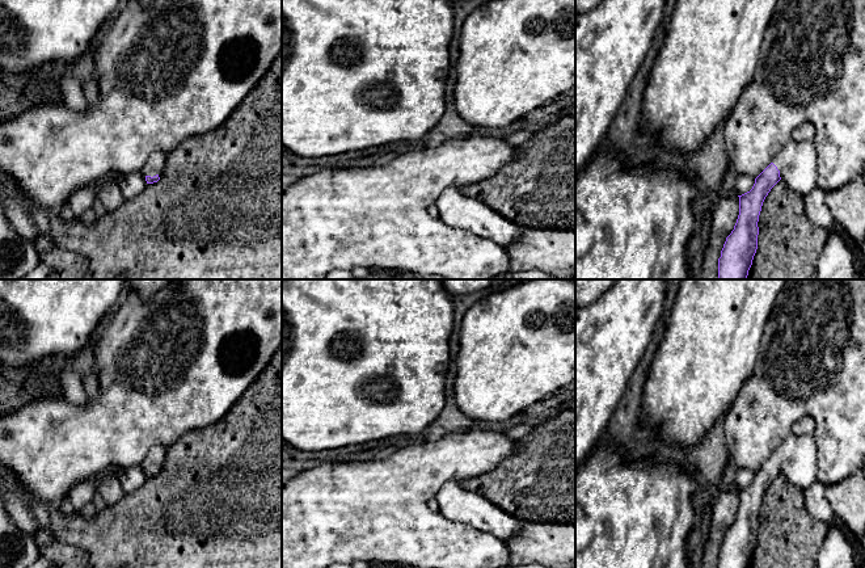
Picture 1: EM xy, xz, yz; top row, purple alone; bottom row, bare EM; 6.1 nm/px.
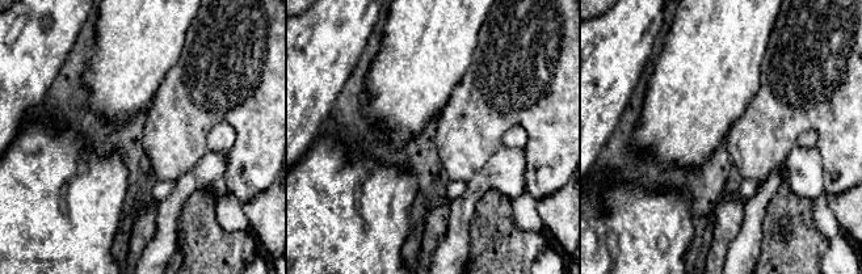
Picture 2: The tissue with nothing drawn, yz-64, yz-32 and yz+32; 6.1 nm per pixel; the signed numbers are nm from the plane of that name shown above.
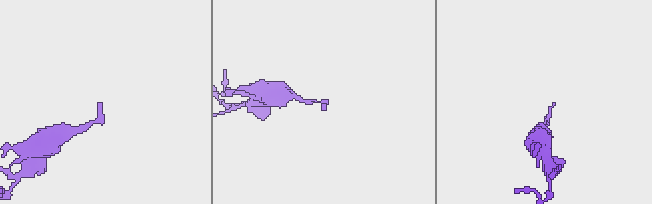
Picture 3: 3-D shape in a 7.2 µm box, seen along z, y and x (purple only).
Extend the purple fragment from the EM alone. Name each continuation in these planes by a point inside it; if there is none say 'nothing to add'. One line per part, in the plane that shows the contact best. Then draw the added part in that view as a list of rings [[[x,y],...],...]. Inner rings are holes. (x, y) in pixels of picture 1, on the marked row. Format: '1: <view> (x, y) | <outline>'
1: yz (797, 163) | [[[790,139],[772,163],[792,190],[805,195],[818,188],[818,155],[814,142],[797,143]]]

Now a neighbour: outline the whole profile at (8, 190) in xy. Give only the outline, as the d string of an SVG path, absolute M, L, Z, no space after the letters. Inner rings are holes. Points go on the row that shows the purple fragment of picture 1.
M0 173L0 202L4 199L16 199L17 202L21 202L24 206L26 206L26 201L17 190L14 182L5 174Z

